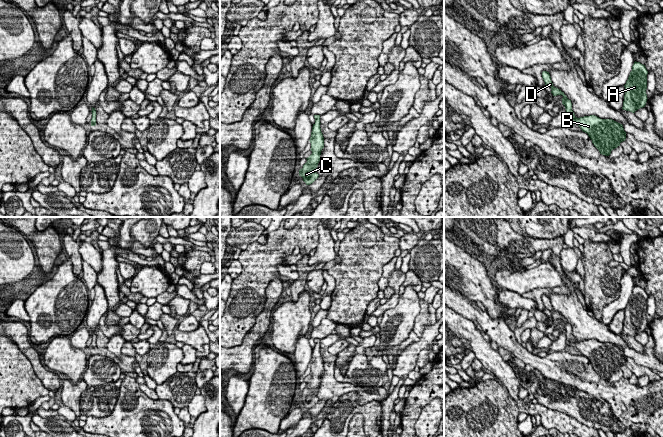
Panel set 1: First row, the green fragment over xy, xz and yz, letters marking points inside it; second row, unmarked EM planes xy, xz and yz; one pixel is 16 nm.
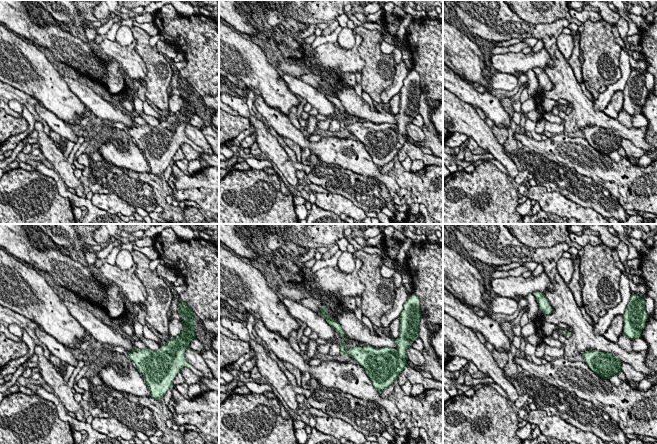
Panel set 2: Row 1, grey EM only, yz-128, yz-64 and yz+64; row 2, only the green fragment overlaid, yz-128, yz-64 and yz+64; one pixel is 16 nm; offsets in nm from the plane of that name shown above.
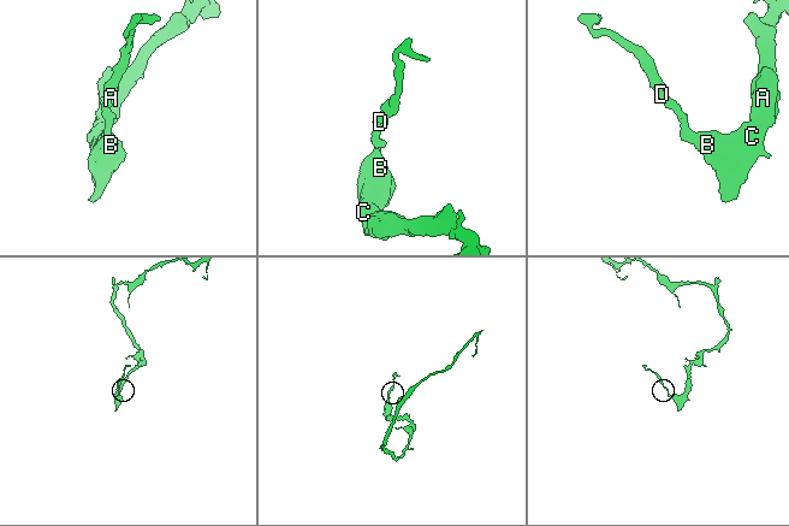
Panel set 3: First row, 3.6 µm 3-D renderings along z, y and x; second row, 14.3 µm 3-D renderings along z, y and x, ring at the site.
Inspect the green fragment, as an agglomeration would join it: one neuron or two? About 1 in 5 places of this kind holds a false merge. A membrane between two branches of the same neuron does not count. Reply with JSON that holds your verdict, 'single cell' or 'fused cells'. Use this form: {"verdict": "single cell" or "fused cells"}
{"verdict": "single cell"}

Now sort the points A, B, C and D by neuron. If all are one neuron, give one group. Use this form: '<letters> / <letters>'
A B C D

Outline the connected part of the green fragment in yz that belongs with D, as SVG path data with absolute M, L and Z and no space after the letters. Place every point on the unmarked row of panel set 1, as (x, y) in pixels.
M543 295L542 302L545 309L551 312L553 320L562 319L562 328L566 333L566 344L571 349L577 348L581 354L588 358L600 378L609 380L611 375L625 365L626 356L623 349L612 343L601 343L595 339L577 342L572 334L571 324L560 313L553 310L549 296Z

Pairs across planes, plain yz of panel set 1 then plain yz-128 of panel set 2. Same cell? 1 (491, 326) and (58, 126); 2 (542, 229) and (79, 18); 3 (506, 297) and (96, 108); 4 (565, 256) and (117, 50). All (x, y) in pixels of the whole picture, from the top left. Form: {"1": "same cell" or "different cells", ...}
{"1": "same cell", "2": "different cells", "3": "same cell", "4": "different cells"}

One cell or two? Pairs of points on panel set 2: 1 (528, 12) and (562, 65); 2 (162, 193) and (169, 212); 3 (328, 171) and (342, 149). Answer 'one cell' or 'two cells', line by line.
1: two cells
2: one cell
3: two cells

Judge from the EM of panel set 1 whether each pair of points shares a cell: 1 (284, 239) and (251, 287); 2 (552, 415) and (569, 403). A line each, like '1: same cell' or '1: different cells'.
1: same cell
2: different cells

